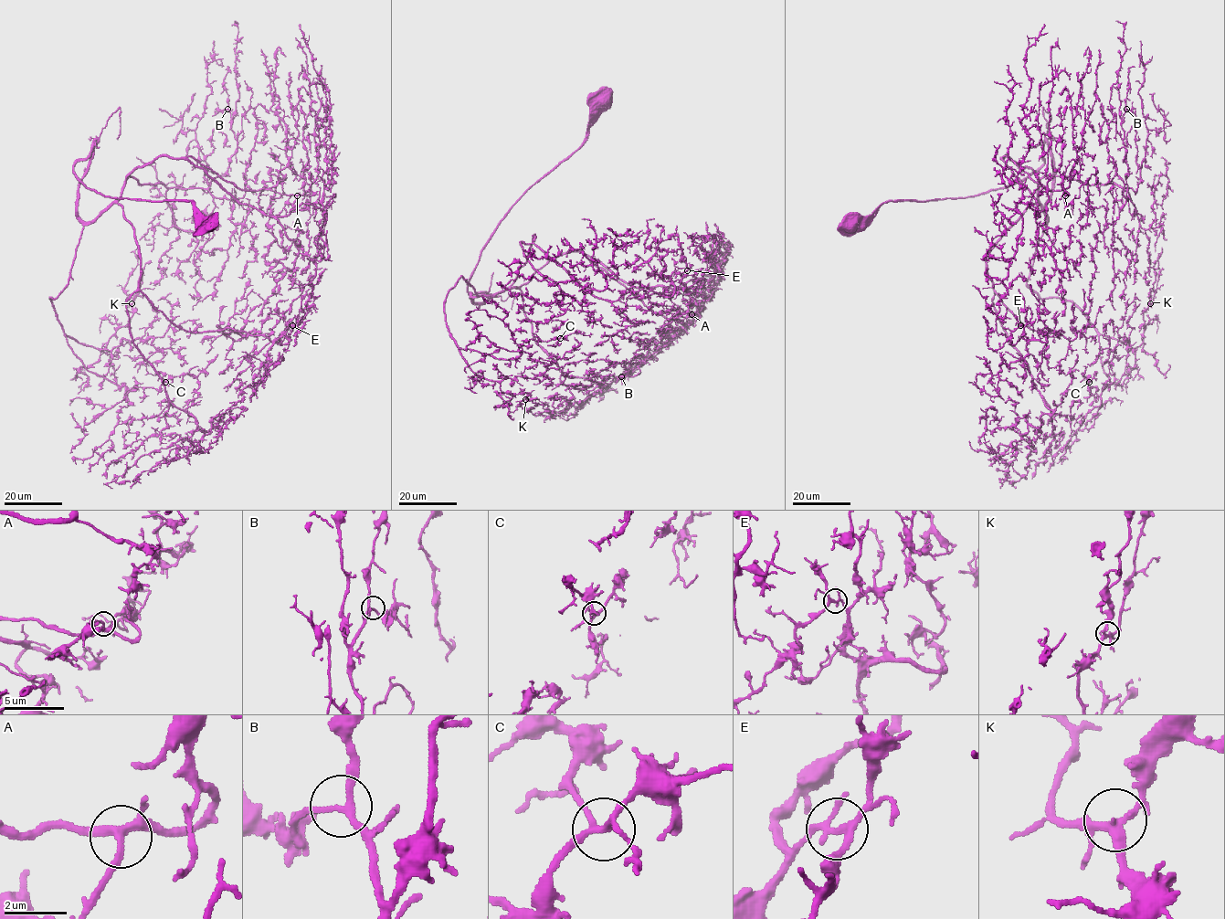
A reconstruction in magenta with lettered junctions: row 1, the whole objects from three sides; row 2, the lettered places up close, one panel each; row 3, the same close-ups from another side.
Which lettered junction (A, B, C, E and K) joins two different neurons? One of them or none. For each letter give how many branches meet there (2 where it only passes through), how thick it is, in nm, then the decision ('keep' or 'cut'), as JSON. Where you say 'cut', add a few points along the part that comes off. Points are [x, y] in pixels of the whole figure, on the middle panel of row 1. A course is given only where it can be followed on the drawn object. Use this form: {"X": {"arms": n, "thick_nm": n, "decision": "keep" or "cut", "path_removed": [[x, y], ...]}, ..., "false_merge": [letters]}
{"A": {"arms": 4, "thick_nm": 240, "decision": "keep"}, "B": {"arms": 3, "thick_nm": 180, "decision": "keep"}, "C": {"arms": 4, "thick_nm": 200, "decision": "keep"}, "E": {"arms": 4, "thick_nm": 200, "decision": "keep"}, "K": {"arms": 4, "thick_nm": 260, "decision": "keep"}, "false_merge": []}

